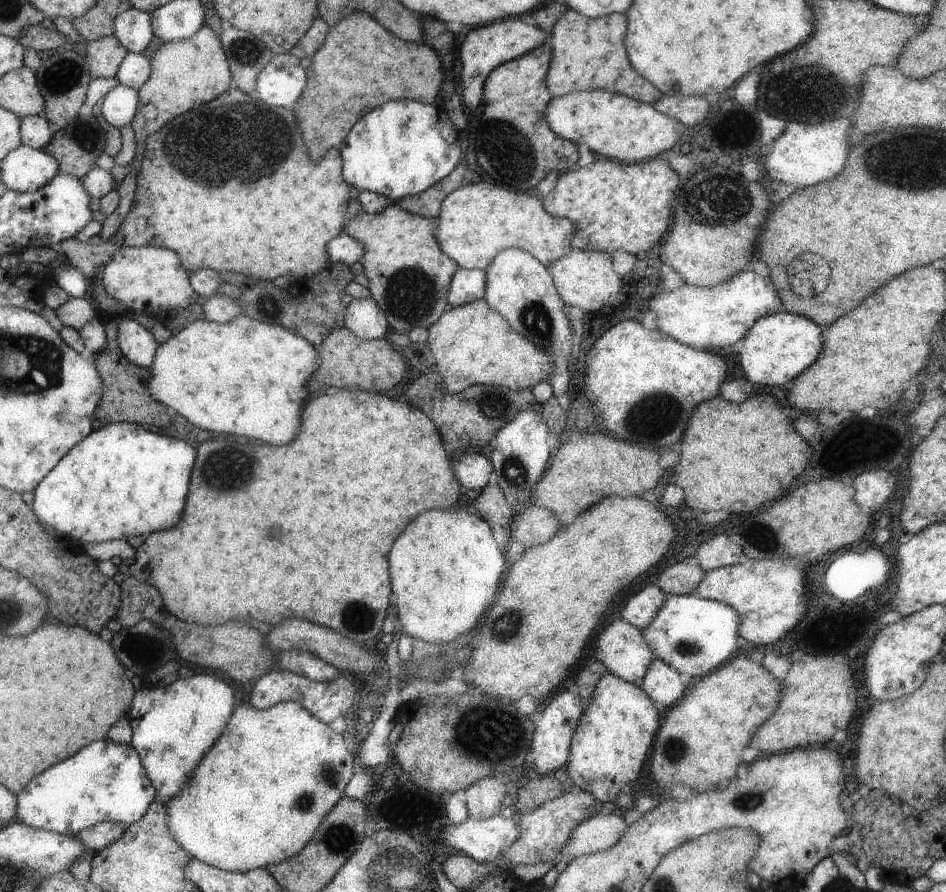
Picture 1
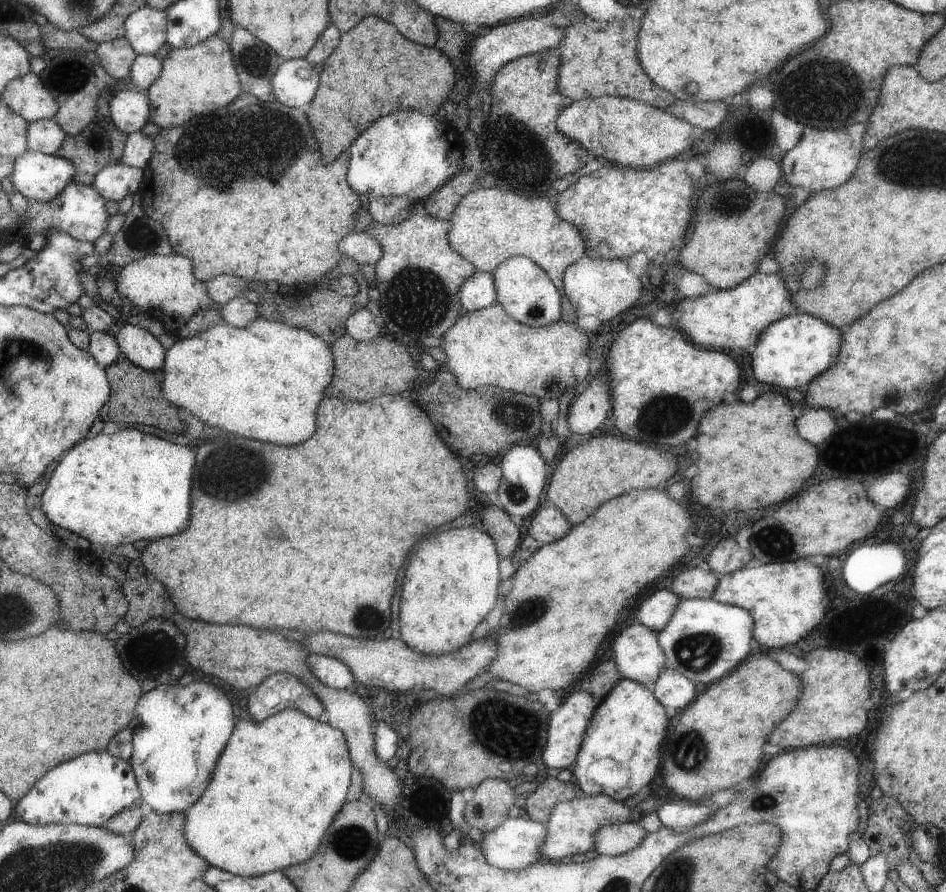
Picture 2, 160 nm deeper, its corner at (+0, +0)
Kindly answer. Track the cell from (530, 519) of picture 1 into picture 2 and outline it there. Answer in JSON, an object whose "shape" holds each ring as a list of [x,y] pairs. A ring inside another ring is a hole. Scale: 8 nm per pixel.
{"shape":[[[548,504],[537,507],[533,512],[526,534],[546,545],[564,537],[571,530],[571,526],[572,524],[557,507]]]}

